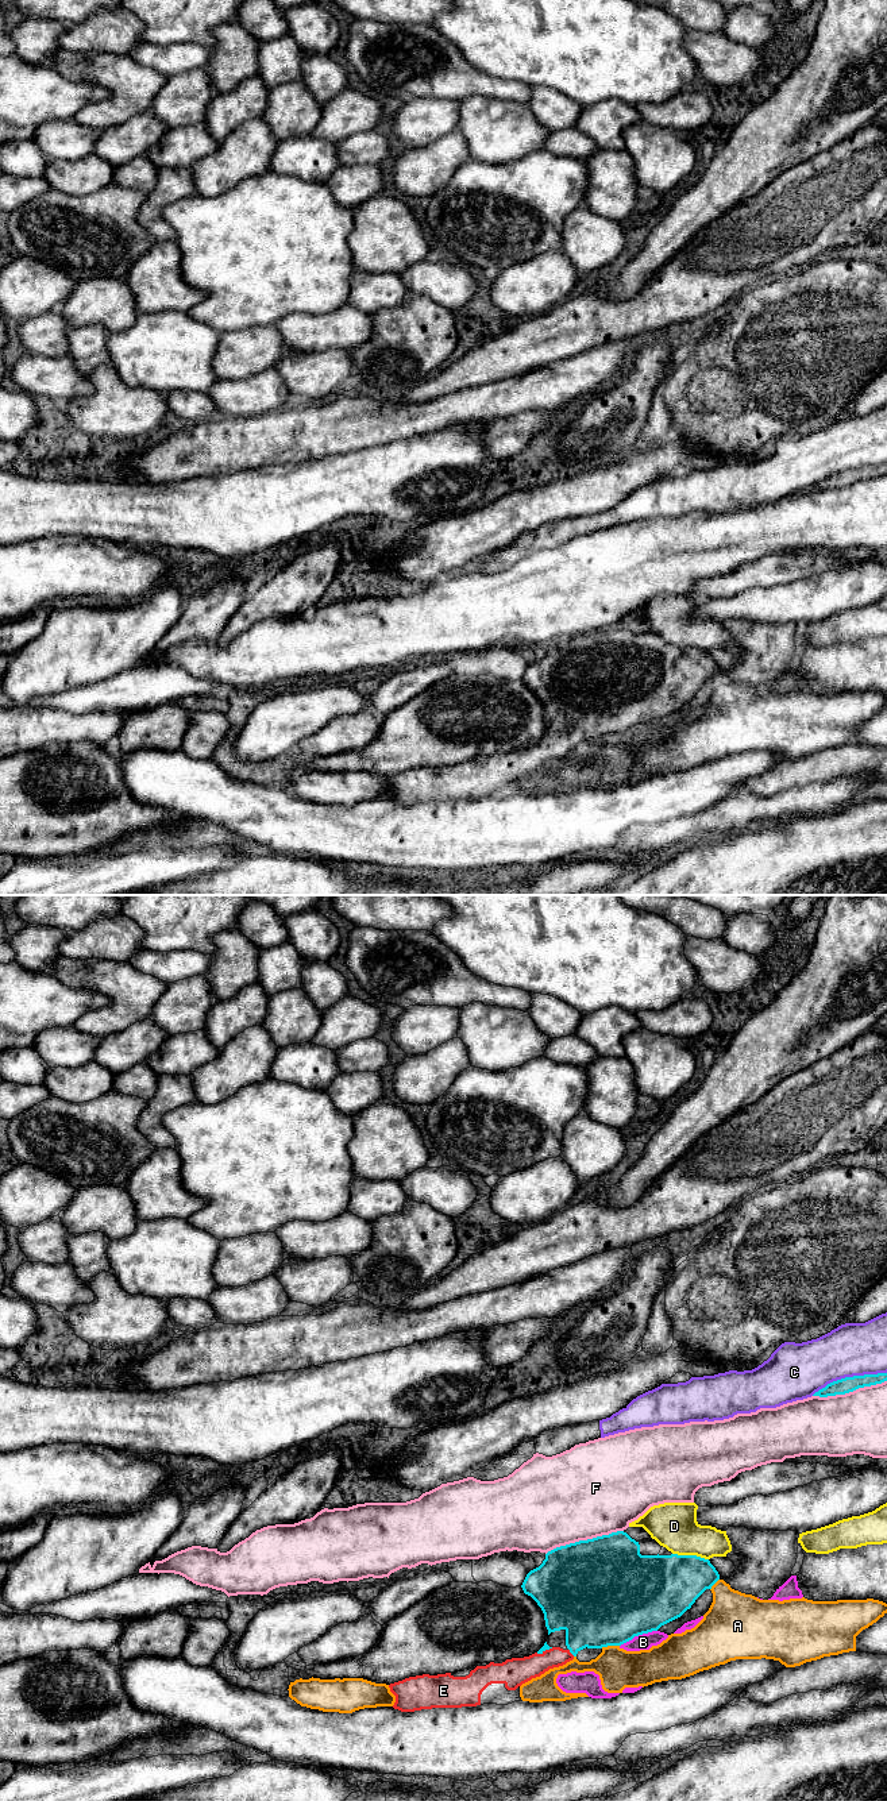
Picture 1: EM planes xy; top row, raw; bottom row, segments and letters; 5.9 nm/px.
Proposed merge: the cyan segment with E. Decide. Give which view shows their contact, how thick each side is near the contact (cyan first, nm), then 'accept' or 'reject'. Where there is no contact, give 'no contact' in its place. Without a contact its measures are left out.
xy | 360/140 nm | accept

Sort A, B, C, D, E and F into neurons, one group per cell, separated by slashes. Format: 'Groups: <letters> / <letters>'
Groups: A / B / C / D / E / F

